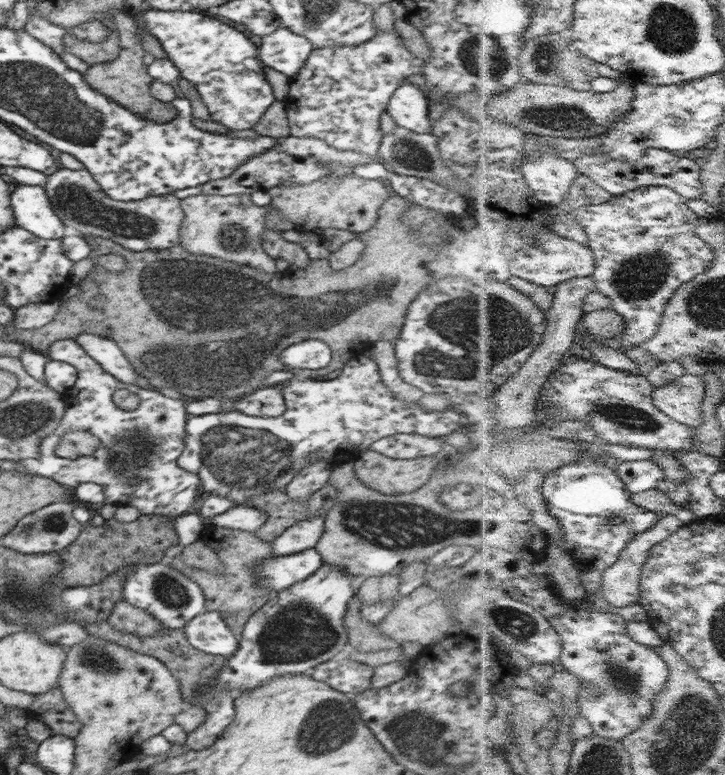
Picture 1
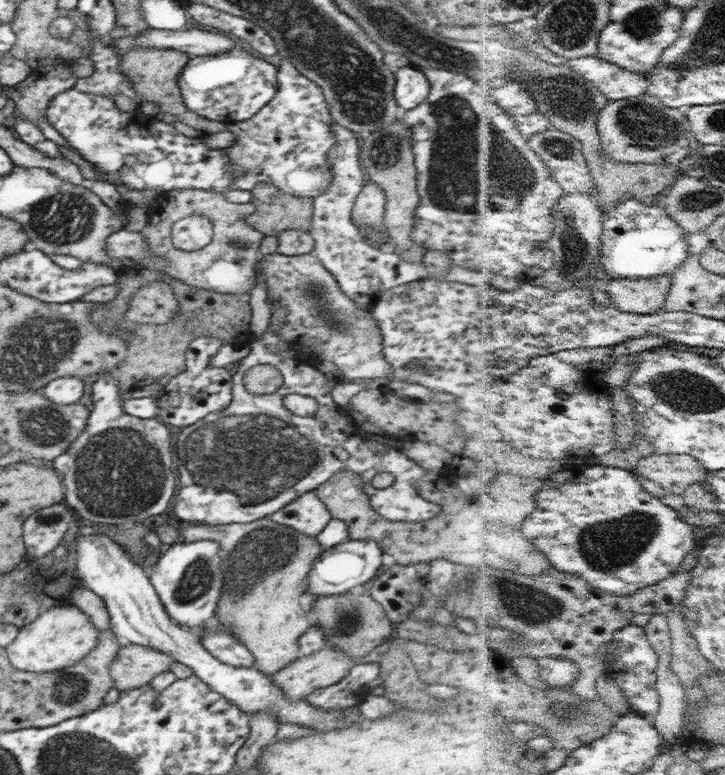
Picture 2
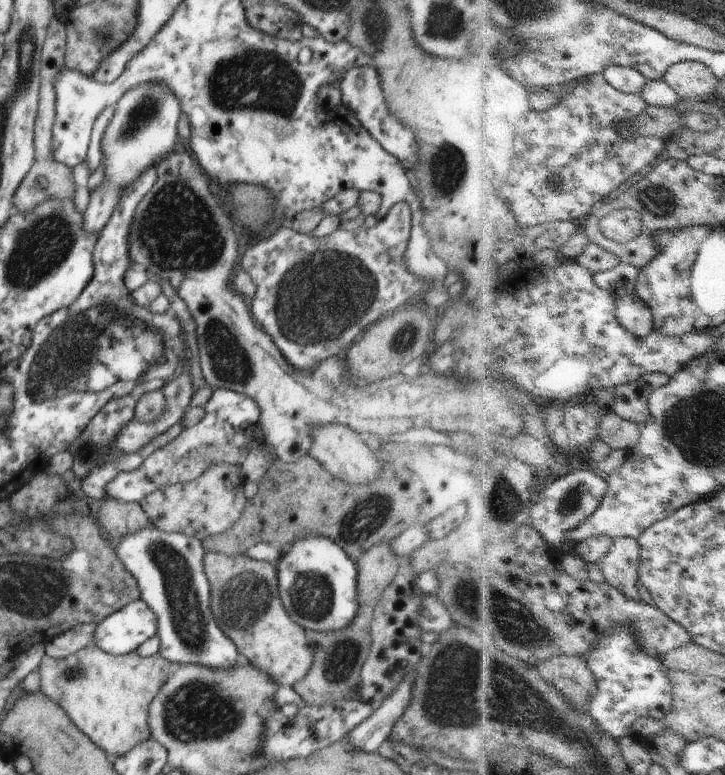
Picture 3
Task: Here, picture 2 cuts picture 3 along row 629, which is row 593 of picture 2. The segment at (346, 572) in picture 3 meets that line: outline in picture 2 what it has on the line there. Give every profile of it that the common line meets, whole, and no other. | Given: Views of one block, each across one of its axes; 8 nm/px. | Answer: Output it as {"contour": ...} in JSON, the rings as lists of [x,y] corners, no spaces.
{"contour":[[[346,540],[338,546],[322,550],[318,560],[313,562],[305,594],[310,593],[314,598],[345,594],[351,588],[364,585],[370,578],[374,578],[380,566],[382,566],[382,550],[374,540],[352,540],[352,542]]]}

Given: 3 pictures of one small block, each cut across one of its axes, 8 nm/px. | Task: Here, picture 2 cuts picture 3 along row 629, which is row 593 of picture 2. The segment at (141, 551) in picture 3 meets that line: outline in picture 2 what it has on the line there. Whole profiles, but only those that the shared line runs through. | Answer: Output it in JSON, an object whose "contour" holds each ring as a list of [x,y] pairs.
{"contour":[[[216,541],[178,542],[163,549],[148,577],[169,618],[177,625],[194,629],[215,616],[225,580],[221,562],[221,549]]]}

